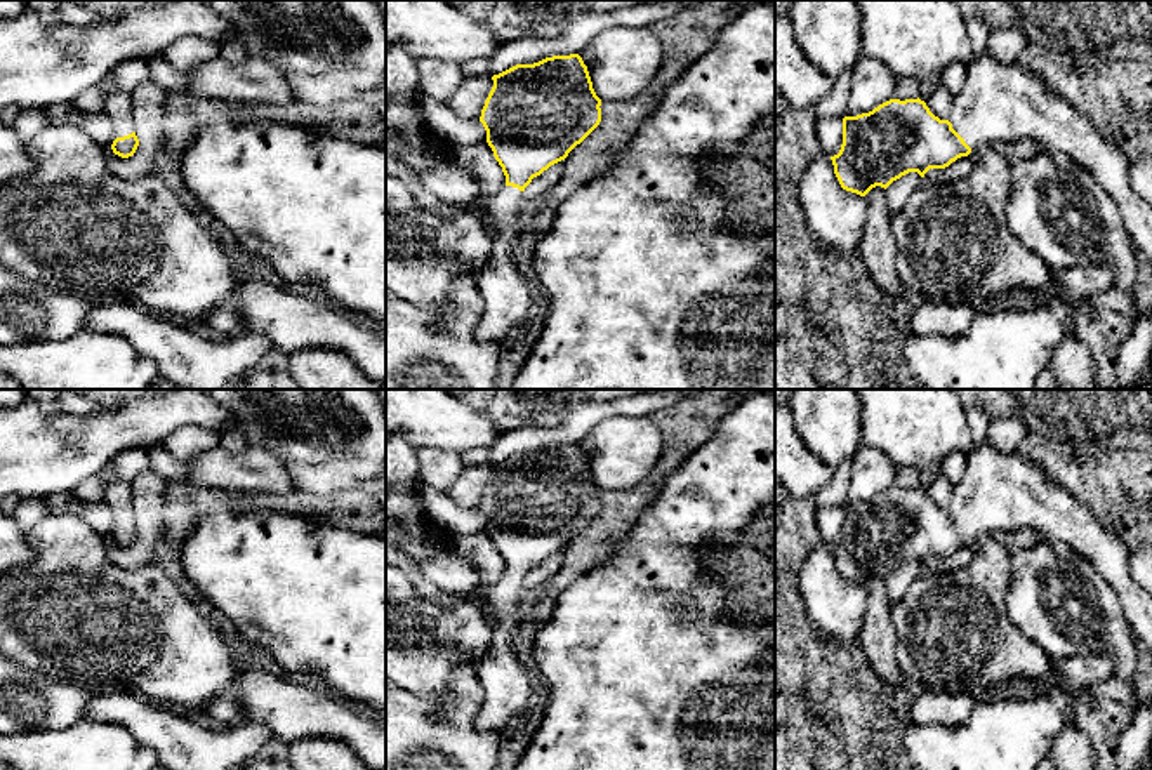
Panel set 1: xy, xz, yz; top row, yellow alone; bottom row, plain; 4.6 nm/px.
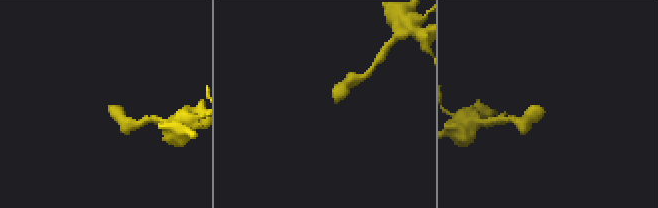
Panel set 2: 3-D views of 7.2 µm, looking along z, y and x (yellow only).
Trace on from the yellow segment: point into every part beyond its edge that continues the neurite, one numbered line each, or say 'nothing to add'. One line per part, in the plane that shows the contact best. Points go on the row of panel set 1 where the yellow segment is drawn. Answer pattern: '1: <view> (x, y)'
1: yz (999, 101)

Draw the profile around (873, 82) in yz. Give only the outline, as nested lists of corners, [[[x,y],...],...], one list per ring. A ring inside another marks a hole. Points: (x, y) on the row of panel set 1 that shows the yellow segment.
[[[860,56],[851,71],[846,116],[869,113],[893,99],[898,78],[886,64],[874,57]]]

